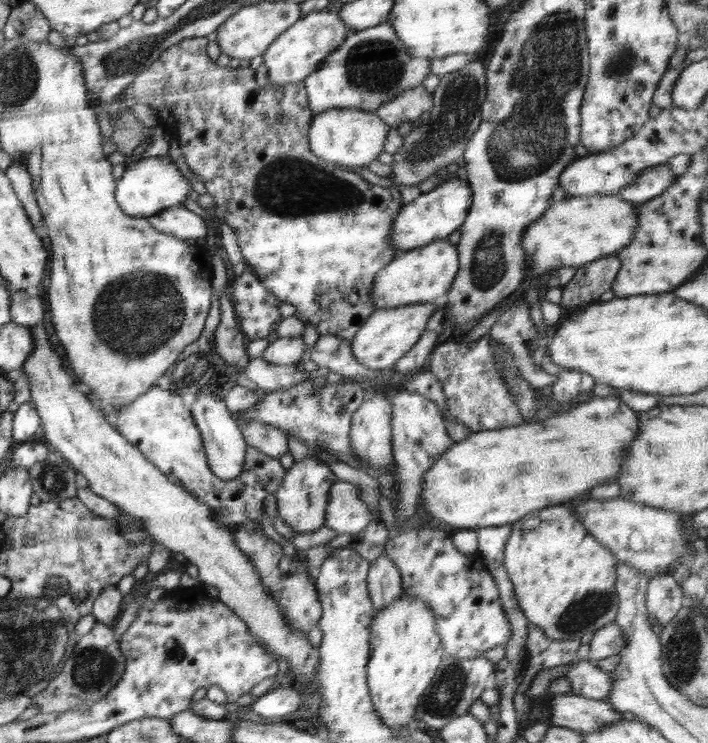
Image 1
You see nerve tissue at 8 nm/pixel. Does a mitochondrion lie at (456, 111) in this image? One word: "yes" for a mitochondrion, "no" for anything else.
yes

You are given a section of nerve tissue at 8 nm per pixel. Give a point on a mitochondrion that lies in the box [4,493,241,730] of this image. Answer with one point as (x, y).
(94, 668)

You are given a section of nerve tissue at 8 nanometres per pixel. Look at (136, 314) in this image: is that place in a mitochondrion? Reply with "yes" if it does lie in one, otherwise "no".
yes

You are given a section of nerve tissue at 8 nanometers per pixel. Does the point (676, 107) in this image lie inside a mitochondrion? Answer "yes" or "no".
no

